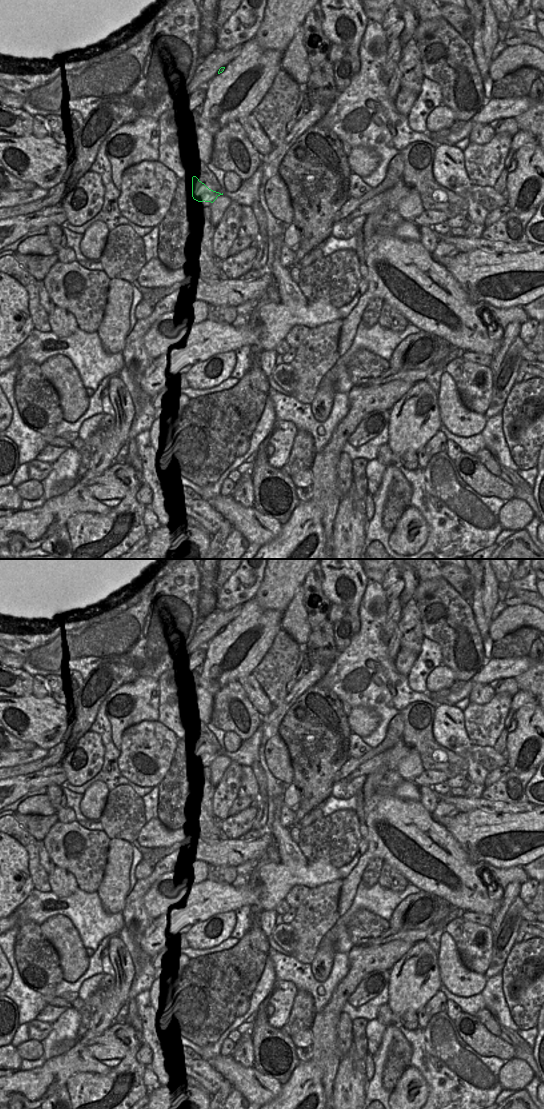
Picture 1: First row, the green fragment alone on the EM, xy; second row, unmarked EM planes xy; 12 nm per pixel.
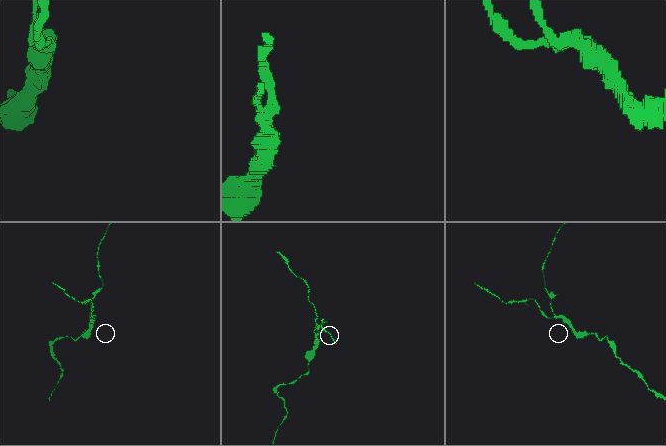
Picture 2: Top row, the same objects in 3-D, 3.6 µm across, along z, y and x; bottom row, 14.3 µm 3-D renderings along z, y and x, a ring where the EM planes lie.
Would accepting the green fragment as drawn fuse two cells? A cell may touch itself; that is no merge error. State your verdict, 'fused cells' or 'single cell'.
fused cells

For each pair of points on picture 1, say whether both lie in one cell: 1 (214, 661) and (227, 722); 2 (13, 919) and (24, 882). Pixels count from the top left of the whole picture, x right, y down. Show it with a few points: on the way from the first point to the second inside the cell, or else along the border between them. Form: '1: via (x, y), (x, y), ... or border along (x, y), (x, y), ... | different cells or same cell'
1: border along (237, 681), (226, 683), (214, 696) | different cells
2: border along (15, 910), (10, 915) | different cells

